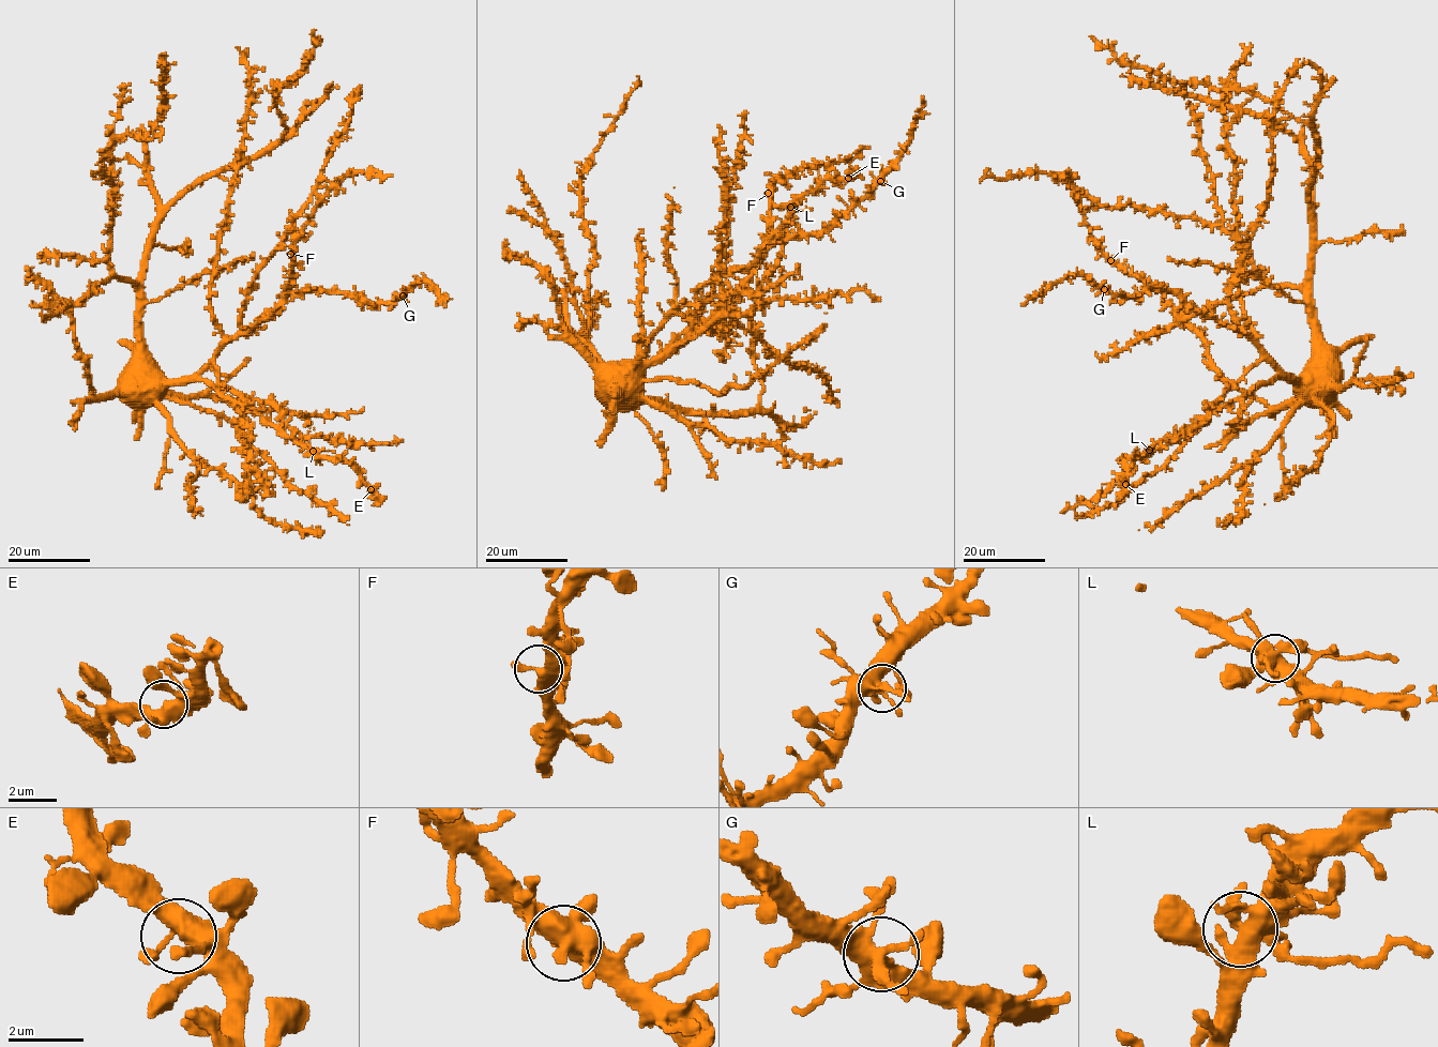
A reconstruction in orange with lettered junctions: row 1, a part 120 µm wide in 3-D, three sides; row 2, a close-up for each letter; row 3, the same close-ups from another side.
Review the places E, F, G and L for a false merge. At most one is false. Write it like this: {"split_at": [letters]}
{"split_at": ["L"]}

